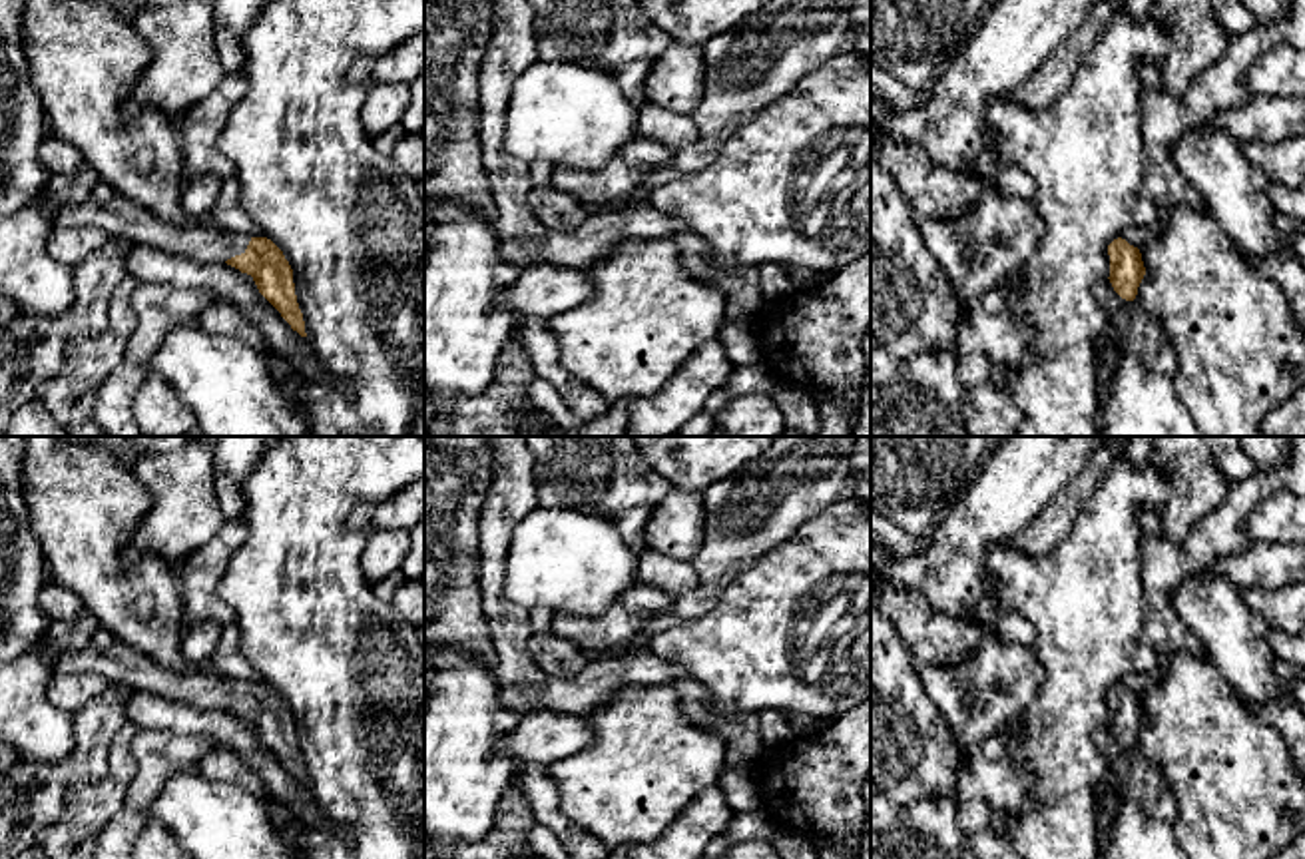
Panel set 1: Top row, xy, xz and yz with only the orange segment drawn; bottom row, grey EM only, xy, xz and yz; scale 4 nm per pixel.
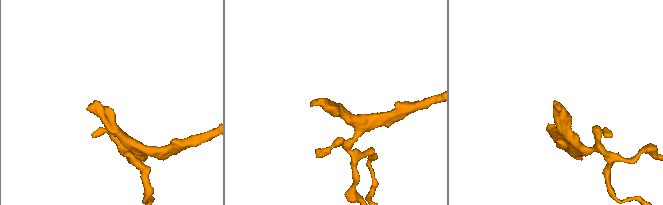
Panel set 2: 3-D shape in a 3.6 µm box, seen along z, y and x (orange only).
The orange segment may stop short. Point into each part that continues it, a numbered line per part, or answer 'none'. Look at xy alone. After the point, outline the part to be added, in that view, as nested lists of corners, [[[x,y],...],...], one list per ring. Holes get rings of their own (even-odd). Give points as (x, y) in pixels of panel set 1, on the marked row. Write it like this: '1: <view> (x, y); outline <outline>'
1: xy (202, 244); outline [[[84,199],[62,207],[52,223],[96,225],[108,235],[122,235],[131,243],[155,247],[197,263],[223,263],[245,253],[251,241],[251,235],[229,229],[175,225],[128,199],[110,203]]]

